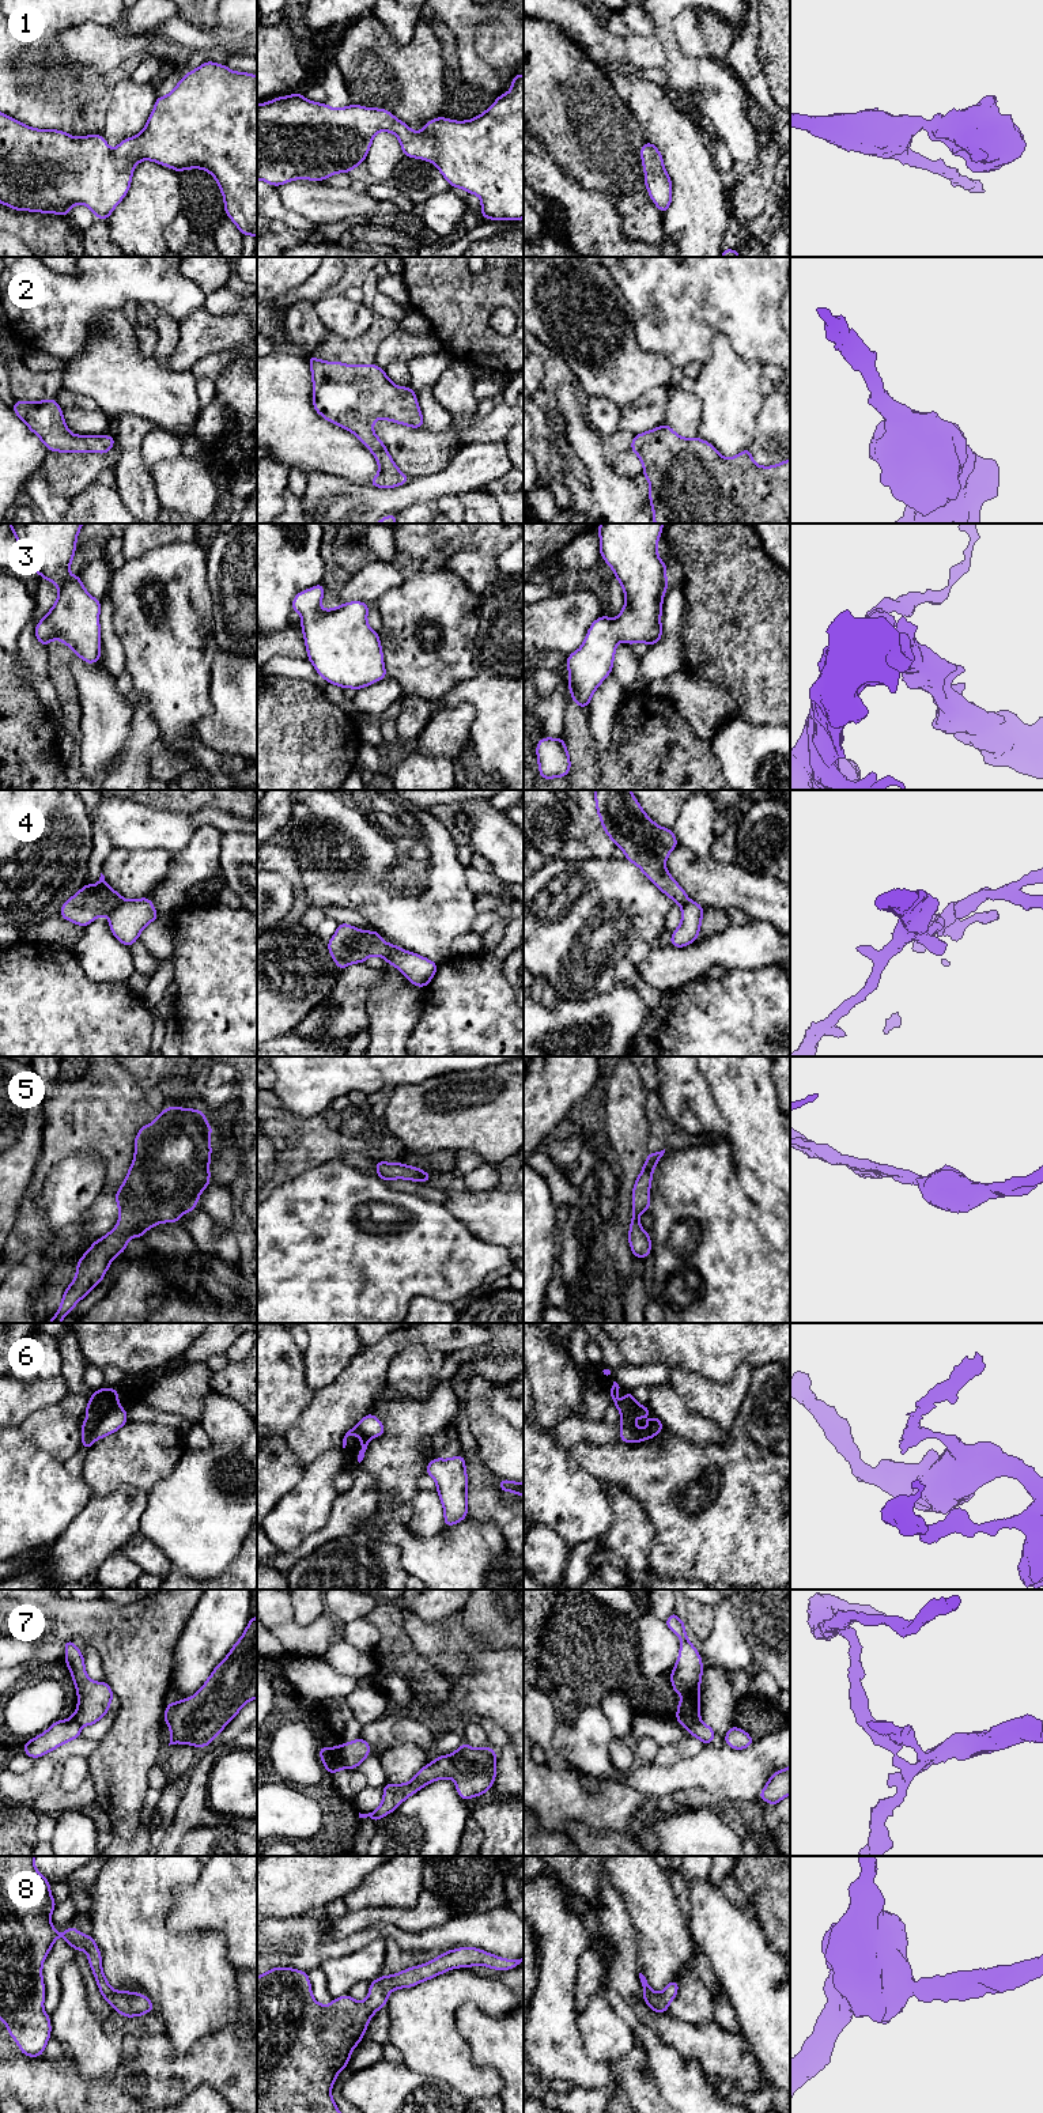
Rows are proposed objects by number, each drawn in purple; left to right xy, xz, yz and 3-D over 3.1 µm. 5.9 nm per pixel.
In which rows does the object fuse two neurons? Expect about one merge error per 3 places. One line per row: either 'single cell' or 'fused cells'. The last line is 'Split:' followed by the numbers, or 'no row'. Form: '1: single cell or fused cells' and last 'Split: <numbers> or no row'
1: single cell
2: single cell
3: single cell
4: fused cells
5: single cell
6: fused cells
7: fused cells
8: single cell
Split: 4, 6, 7

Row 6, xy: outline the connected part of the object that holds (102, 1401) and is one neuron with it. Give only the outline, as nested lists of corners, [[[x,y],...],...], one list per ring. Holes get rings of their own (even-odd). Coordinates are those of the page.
[[[101,1388],[94,1392],[92,1396],[88,1398],[88,1406],[82,1415],[82,1447],[88,1449],[94,1443],[94,1430],[113,1407],[120,1403],[118,1391],[114,1388]]]

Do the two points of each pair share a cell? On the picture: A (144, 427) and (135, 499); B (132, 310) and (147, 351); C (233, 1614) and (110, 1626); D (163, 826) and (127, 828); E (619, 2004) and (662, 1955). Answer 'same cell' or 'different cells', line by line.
A: same cell
B: same cell
C: different cells
D: same cell
E: different cells

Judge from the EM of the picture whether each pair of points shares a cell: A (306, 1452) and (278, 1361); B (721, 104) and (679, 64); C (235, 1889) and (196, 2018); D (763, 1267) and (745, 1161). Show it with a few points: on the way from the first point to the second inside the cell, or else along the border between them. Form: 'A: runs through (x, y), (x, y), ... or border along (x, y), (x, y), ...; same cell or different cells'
A: border along (314, 1393), (314, 1397), (299, 1418), (283, 1435); different cells
B: runs through (721, 90), (718, 86), (709, 86), (692, 78); same cell
C: border along (189, 1934), (219, 1932), (225, 1938), (230, 1965); different cells
D: border along (736, 1174), (755, 1204), (763, 1209), (775, 1205); different cells

